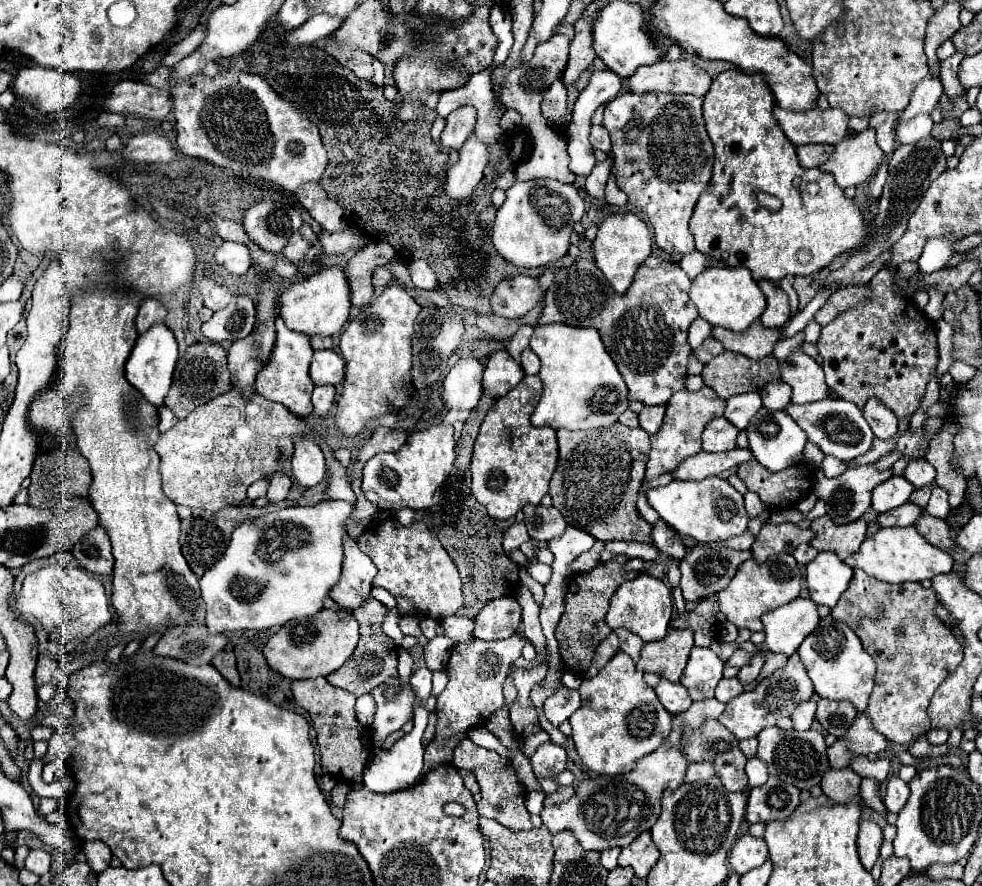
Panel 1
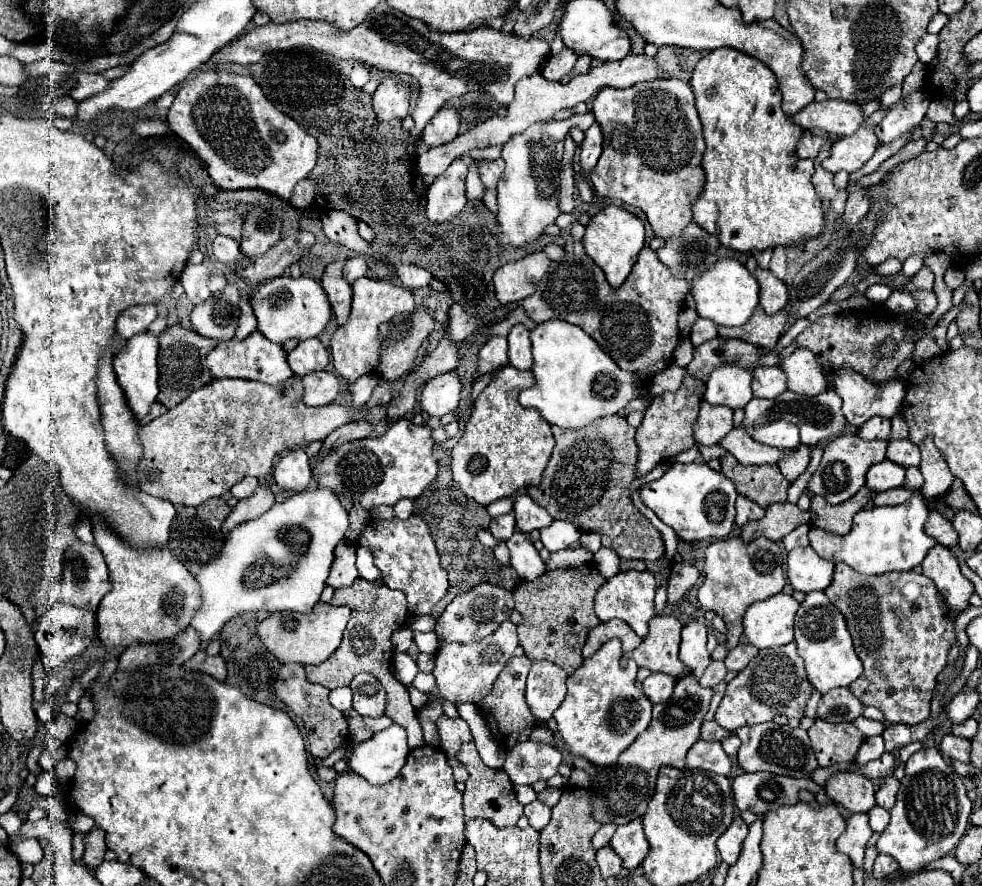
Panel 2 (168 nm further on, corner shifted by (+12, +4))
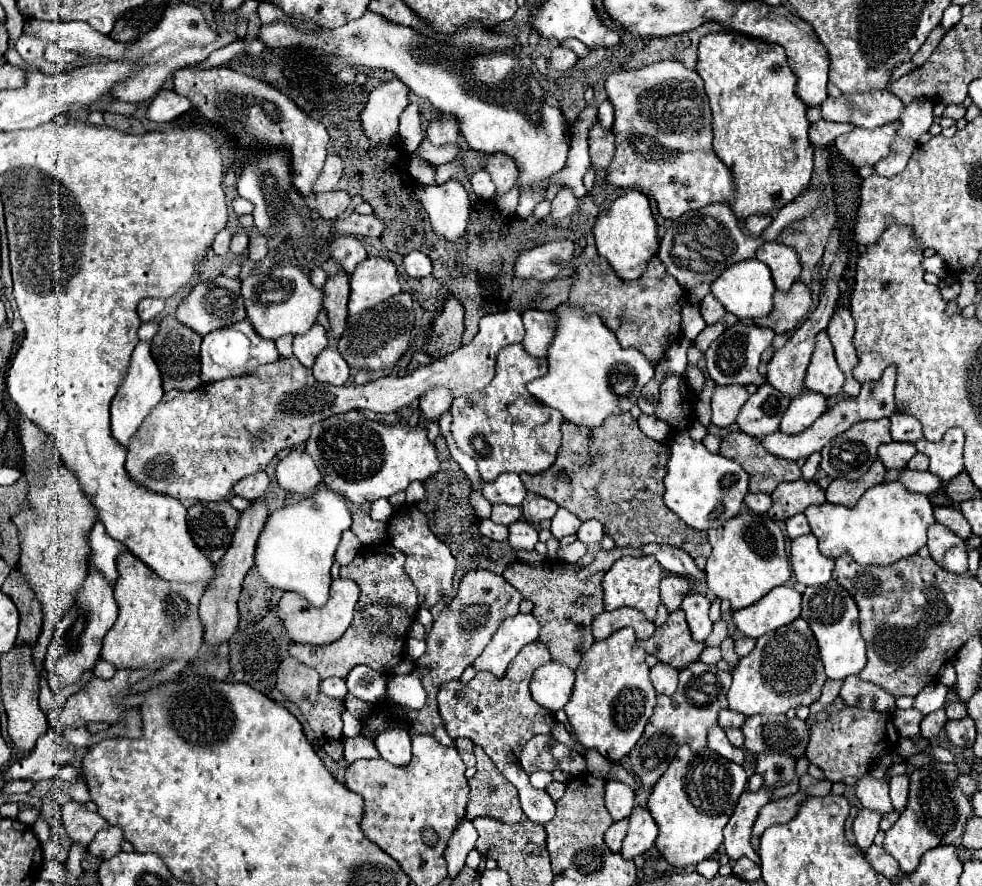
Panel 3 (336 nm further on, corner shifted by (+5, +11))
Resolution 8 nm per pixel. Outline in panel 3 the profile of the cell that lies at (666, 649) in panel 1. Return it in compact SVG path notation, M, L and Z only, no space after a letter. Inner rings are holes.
M683 610L671 612L667 622L659 626L651 638L641 640L639 644L647 654L653 654L659 662L675 666L677 670L697 662L705 648L705 644L693 642Z

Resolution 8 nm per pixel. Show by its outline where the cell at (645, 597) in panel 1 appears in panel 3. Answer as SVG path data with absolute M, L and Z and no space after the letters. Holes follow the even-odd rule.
M641 556L641 558L621 558L611 566L611 570L605 572L603 578L603 592L605 592L605 610L617 610L623 606L641 610L645 618L651 622L655 620L655 610L659 606L659 582L661 582L661 564L653 556Z

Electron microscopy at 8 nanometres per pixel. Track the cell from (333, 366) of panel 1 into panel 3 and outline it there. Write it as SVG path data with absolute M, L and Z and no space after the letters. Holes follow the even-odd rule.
M315 324L307 334L295 336L293 340L293 354L305 366L311 368L315 358L329 346L327 330L321 324Z

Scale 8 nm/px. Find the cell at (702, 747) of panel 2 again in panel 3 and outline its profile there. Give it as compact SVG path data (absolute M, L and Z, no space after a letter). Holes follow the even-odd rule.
M713 726L713 730L709 730L709 738L707 738L707 748L721 754L723 758L729 758L735 764L743 764L743 750L735 748L727 736L725 730L721 726Z

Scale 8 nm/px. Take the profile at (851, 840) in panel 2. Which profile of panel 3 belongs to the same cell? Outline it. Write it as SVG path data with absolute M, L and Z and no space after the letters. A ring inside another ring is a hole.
M861 808L853 820L853 834L857 840L857 846L861 850L867 850L873 844L875 834L879 832L879 820L881 814L877 810L869 810L869 808Z

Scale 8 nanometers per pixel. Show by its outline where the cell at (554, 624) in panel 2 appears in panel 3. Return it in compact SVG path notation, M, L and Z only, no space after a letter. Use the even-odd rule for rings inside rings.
M545 560L541 566L529 566L525 562L511 564L503 578L513 584L525 600L531 600L535 604L533 616L537 618L541 626L539 642L545 642L549 646L549 654L553 660L567 664L571 670L575 670L581 662L581 656L591 648L593 634L591 634L591 622L597 614L603 612L603 576L605 572L597 572L587 580L577 578L579 568L569 566L563 560Z

